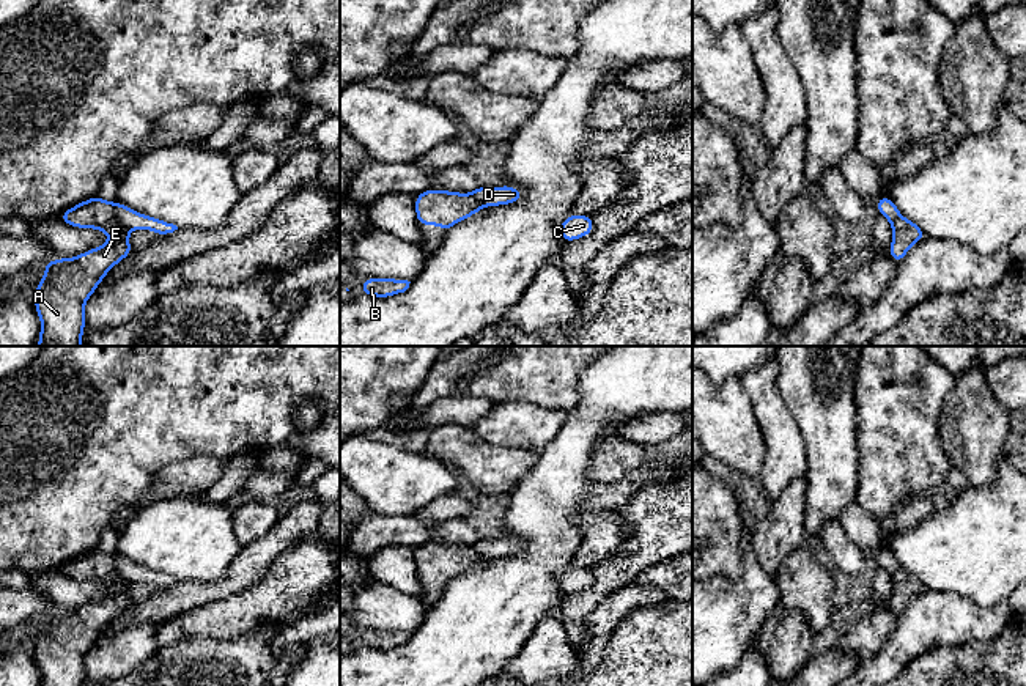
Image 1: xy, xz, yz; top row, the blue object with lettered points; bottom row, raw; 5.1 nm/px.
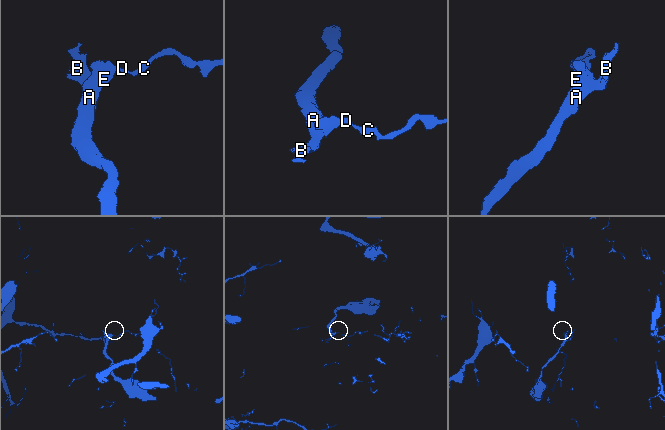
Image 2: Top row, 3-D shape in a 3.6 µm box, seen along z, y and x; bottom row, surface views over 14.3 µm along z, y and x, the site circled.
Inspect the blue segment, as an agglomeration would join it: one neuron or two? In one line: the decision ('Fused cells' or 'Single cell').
Fused cells

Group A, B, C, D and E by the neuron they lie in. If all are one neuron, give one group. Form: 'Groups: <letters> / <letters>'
Groups: A B E / C D

